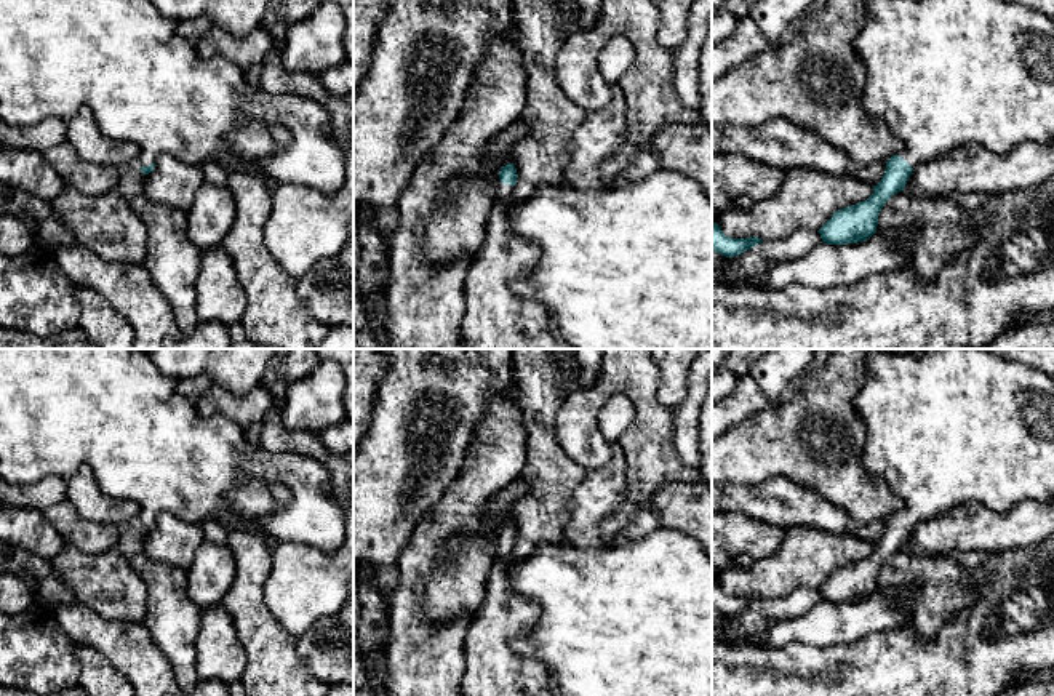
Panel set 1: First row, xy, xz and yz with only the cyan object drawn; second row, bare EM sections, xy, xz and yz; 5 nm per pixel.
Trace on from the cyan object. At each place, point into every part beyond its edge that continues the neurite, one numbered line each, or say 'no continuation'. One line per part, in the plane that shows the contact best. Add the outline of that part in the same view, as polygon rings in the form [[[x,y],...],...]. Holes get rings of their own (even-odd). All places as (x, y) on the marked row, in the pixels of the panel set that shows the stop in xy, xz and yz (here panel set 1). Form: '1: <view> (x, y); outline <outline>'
1: yz (942, 74); outline [[[865,0],[865,24],[854,40],[854,48],[865,67],[862,104],[902,142],[899,157],[912,168],[969,144],[1008,155],[1027,141],[1054,142],[1054,19],[1036,10],[1008,0]]]

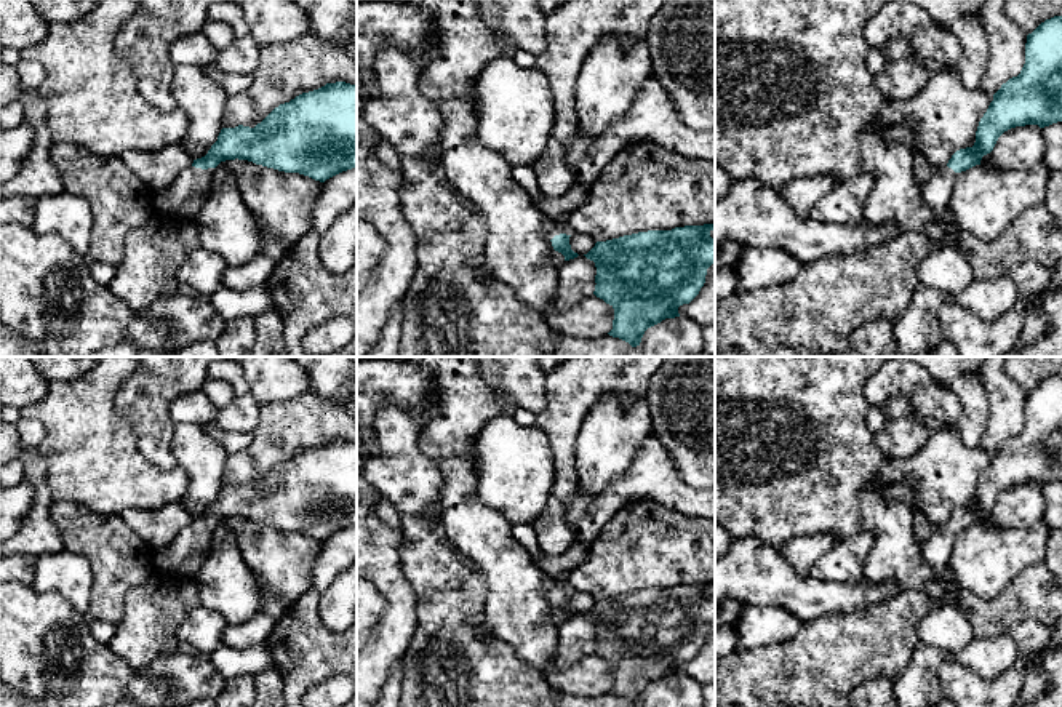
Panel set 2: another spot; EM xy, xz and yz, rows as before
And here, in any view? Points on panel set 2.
1: xy (191, 183); outline [[[189,166],[165,190],[154,194],[155,213],[181,216],[194,197],[210,200],[214,194],[214,186],[213,168]]]

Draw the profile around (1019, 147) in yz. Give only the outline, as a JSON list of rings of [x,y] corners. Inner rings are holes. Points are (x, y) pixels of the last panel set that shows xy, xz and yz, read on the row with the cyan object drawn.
[[[1038,125],[1016,126],[1004,131],[982,166],[995,173],[1030,168],[1041,160],[1041,133],[1043,128]]]

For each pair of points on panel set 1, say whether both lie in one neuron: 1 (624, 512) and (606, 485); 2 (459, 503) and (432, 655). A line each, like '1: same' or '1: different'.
1: different
2: same

